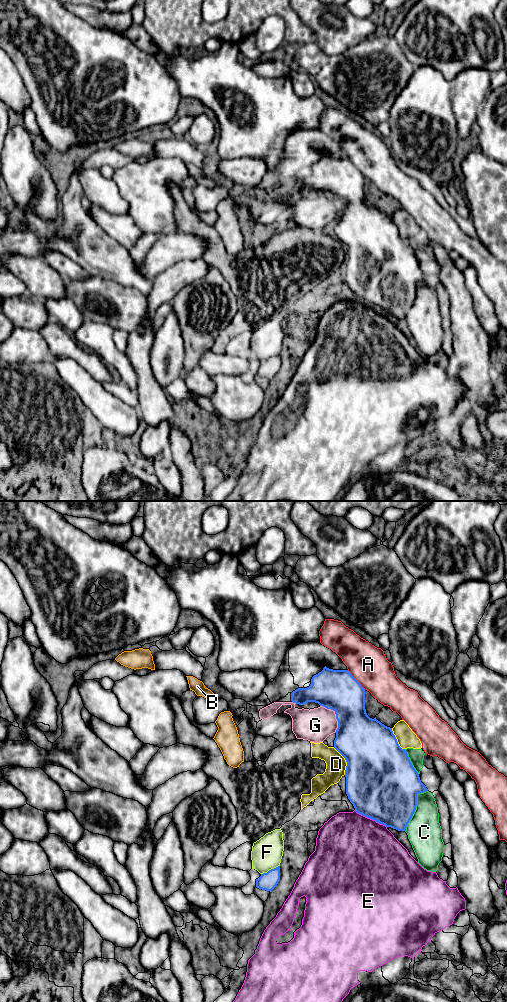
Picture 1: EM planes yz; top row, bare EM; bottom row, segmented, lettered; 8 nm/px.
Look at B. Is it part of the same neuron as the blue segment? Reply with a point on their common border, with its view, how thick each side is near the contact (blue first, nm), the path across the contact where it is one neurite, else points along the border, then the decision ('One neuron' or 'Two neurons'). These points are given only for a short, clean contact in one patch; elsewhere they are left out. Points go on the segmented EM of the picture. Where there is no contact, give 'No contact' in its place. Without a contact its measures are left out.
Touches blue at yz (205, 687). Thickness 20 nm (blue) against 100 nm. Boundary: yz (204, 686), (206, 688). Two neurons

